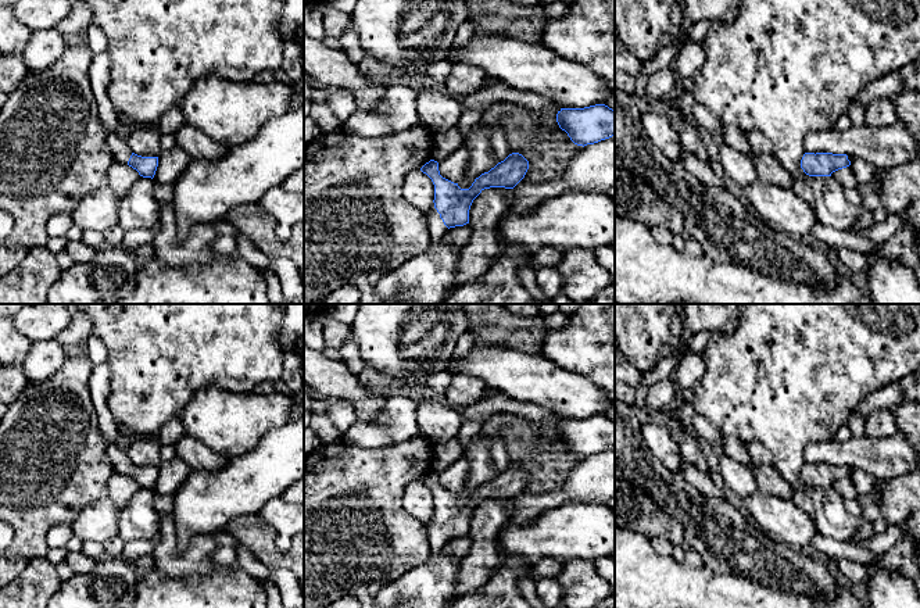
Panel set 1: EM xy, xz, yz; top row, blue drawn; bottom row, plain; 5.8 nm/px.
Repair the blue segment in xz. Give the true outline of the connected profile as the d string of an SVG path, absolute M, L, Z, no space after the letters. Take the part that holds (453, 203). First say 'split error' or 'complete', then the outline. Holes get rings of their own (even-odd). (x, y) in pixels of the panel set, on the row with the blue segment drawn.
split error | M512 153L488 172L476 178L469 189L461 189L458 183L440 175L437 161L426 162L420 171L434 185L434 208L426 214L430 243L443 242L450 228L469 223L470 205L484 189L513 189L525 178L527 169L529 161L522 154Z

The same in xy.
split error | M107 129L107 143L115 161L128 164L143 178L154 178L158 167L158 157L142 157L132 153L128 140L110 129Z

